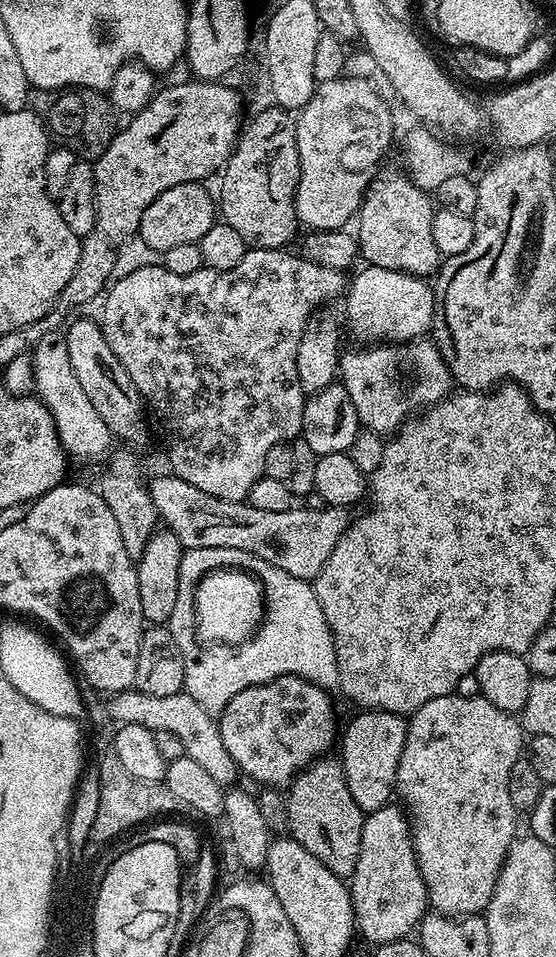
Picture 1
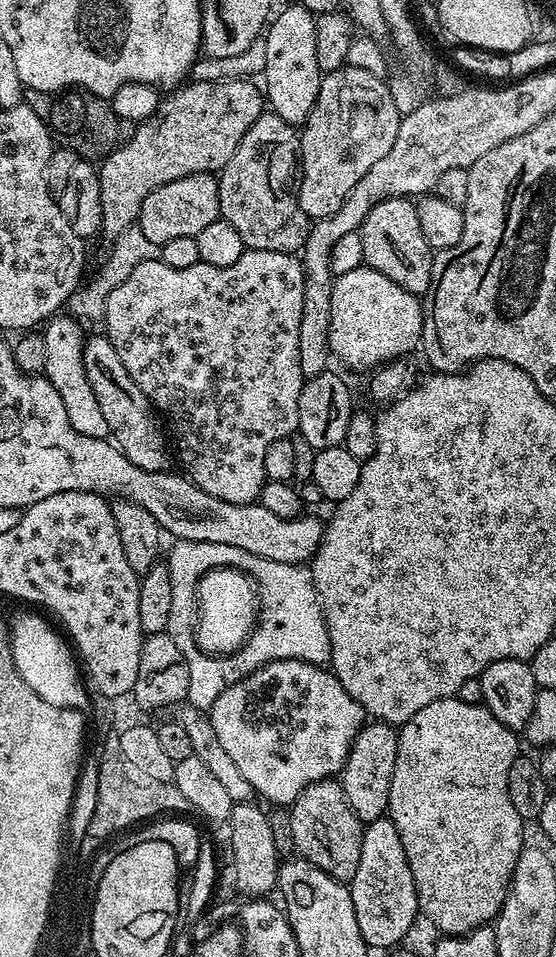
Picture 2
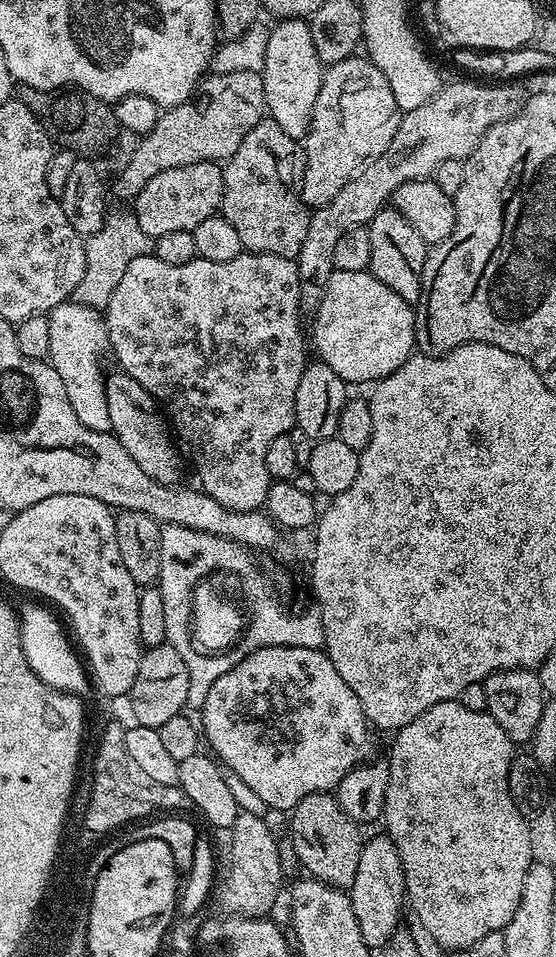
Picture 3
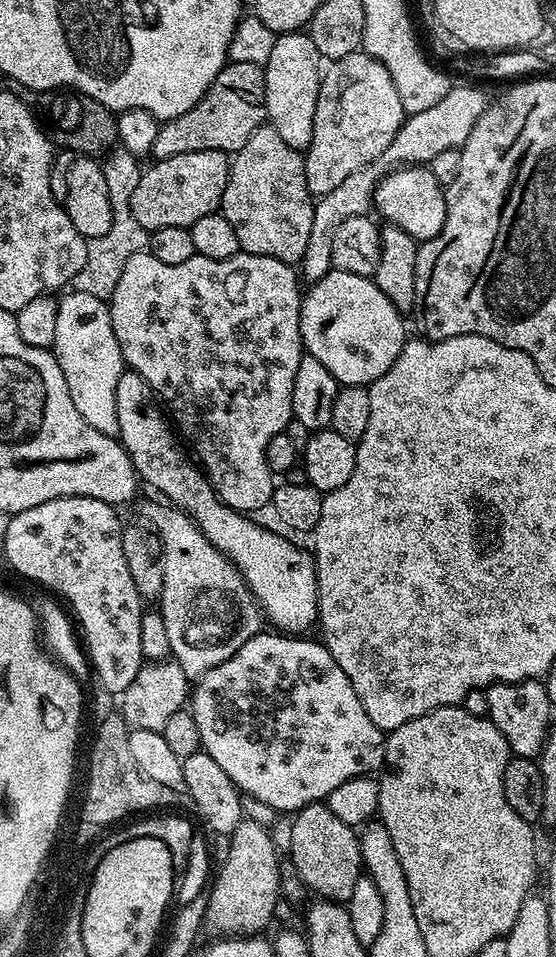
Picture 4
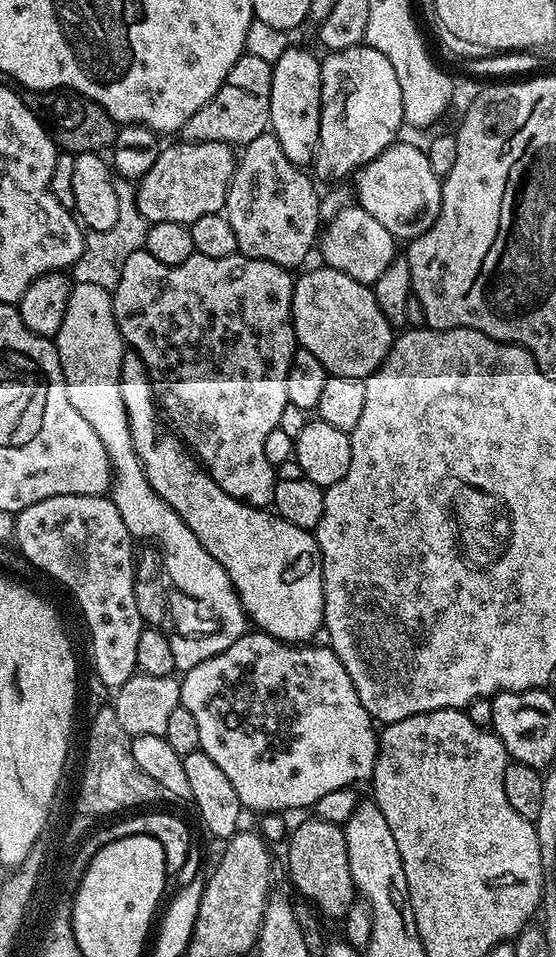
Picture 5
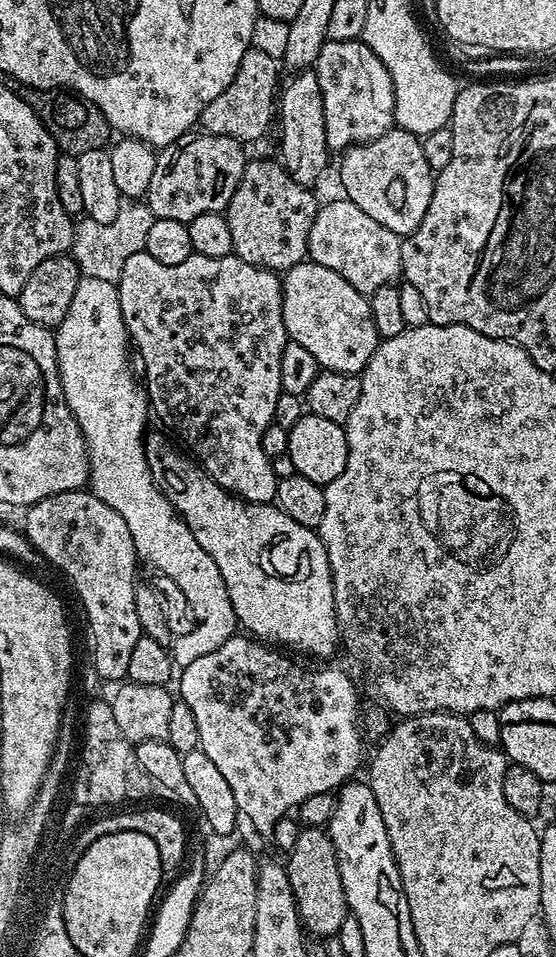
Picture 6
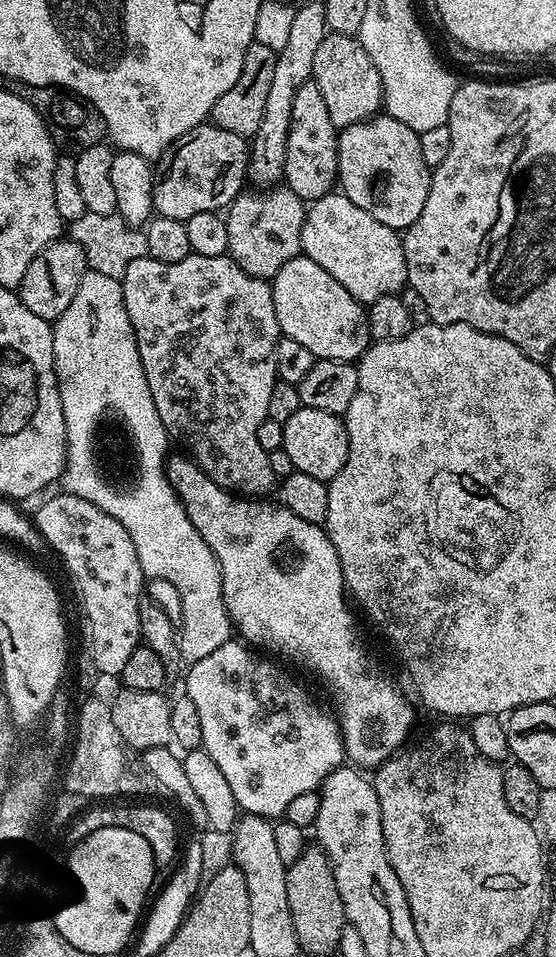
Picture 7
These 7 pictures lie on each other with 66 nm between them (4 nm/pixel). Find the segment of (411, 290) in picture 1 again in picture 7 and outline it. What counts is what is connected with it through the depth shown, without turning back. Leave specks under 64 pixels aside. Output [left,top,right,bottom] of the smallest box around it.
[270,254,370,362]

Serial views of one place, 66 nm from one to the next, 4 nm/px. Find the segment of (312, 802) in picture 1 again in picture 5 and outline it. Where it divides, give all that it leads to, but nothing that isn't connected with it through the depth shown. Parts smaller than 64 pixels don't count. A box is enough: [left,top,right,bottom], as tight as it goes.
[287,818,358,918]

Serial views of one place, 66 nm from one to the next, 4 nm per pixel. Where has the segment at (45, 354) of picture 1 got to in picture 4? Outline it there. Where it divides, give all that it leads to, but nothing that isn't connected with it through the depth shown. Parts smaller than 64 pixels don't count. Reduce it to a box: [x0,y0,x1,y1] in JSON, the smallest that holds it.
[51,291,126,436]

